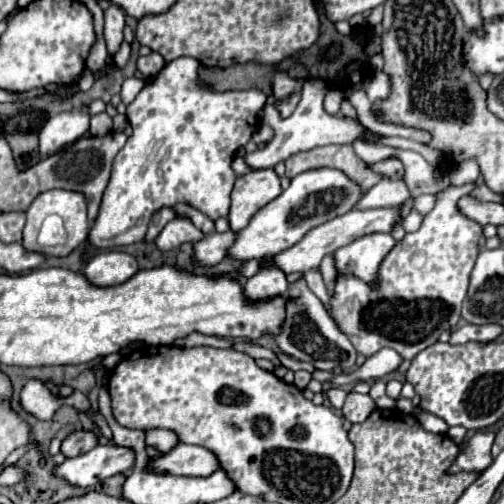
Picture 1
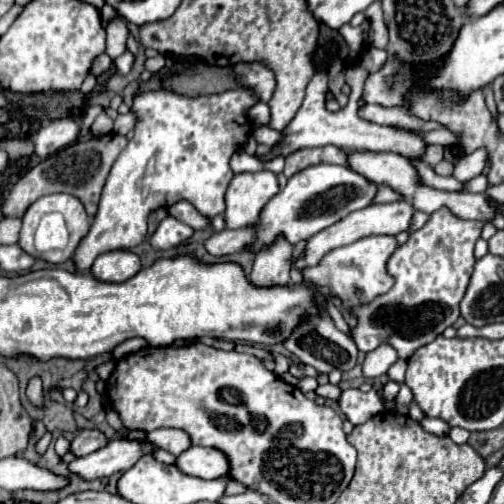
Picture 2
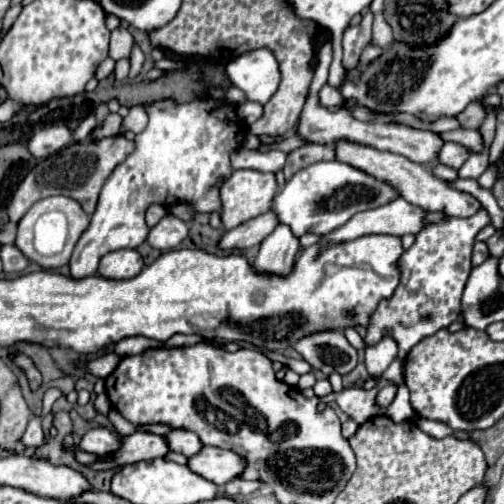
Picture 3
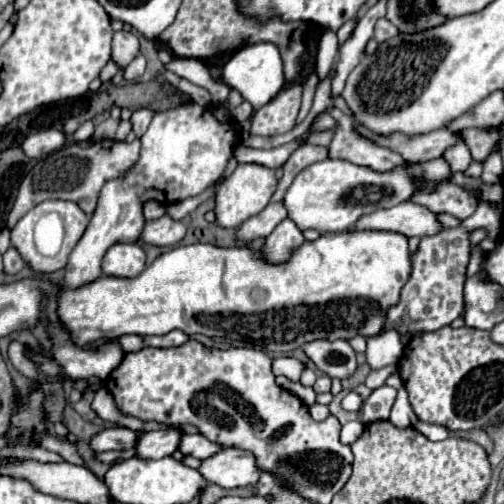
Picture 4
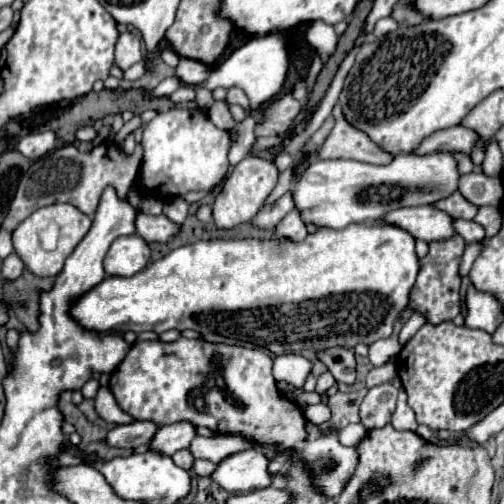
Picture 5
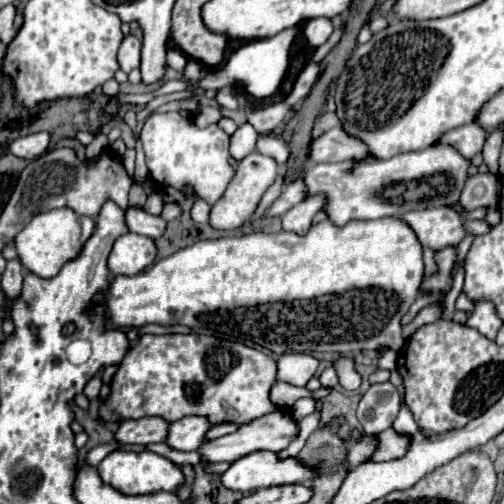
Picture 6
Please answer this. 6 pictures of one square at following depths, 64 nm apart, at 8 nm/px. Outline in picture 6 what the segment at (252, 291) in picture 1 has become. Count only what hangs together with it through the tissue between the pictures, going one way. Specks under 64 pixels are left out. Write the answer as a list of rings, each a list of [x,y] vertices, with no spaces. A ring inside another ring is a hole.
[[[306,196],[300,204],[296,204],[296,208],[290,208],[282,216],[282,228],[296,234],[306,234],[312,224],[312,218],[322,208],[324,208],[324,196]]]

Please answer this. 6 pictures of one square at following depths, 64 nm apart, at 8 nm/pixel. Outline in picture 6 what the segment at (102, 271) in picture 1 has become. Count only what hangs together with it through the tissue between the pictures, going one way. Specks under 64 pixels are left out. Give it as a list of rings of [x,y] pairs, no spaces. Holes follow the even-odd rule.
[[[128,232],[114,242],[108,268],[114,276],[134,276],[146,270],[156,260],[156,254],[158,250],[152,238]]]

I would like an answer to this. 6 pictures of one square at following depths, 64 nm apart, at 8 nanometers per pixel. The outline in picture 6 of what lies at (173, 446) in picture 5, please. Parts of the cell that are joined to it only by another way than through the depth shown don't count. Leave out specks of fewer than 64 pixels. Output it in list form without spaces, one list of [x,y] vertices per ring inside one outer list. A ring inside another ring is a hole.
[[[186,416],[170,424],[168,444],[170,448],[182,452],[194,452],[206,440],[206,432],[210,428],[214,428],[214,424],[210,420],[204,420],[204,416]]]

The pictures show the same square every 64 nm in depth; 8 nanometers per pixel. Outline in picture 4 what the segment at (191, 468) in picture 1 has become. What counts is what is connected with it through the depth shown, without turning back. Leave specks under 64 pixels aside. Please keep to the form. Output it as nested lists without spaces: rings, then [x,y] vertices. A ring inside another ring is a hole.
[[[226,448],[212,458],[202,460],[198,470],[208,482],[218,484],[220,488],[246,488],[254,486],[260,476],[256,468],[256,456],[240,448]]]

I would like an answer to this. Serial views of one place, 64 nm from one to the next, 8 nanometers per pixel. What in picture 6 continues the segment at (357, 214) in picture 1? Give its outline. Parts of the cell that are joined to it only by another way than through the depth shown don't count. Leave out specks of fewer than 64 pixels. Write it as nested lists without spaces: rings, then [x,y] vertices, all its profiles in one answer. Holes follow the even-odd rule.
[[[426,208],[408,212],[402,216],[416,232],[422,246],[440,250],[446,246],[458,246],[466,236],[464,218],[454,208]]]

